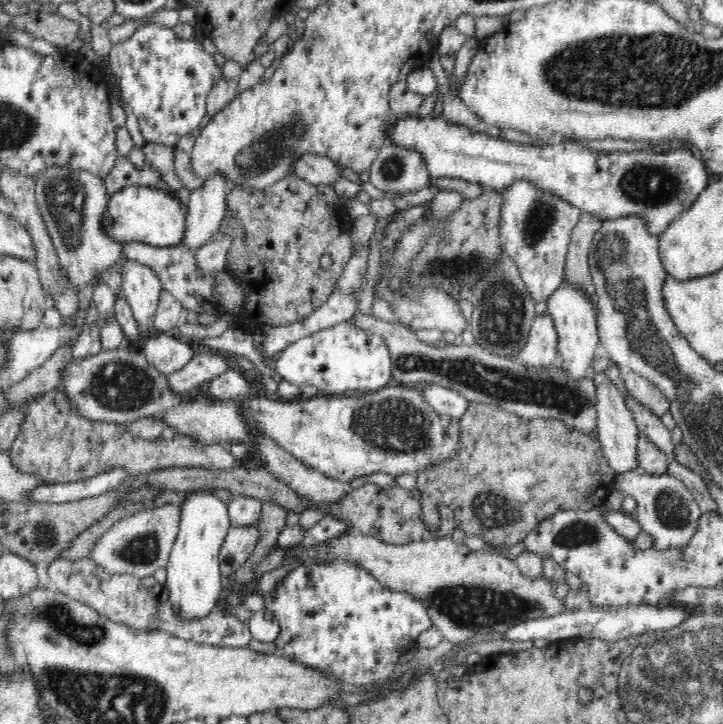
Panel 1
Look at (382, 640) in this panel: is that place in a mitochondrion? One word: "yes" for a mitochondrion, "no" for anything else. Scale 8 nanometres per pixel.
no

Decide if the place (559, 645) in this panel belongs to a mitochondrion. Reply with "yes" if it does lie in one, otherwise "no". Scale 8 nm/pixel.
no

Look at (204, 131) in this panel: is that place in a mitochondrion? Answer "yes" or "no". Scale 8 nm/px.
no

